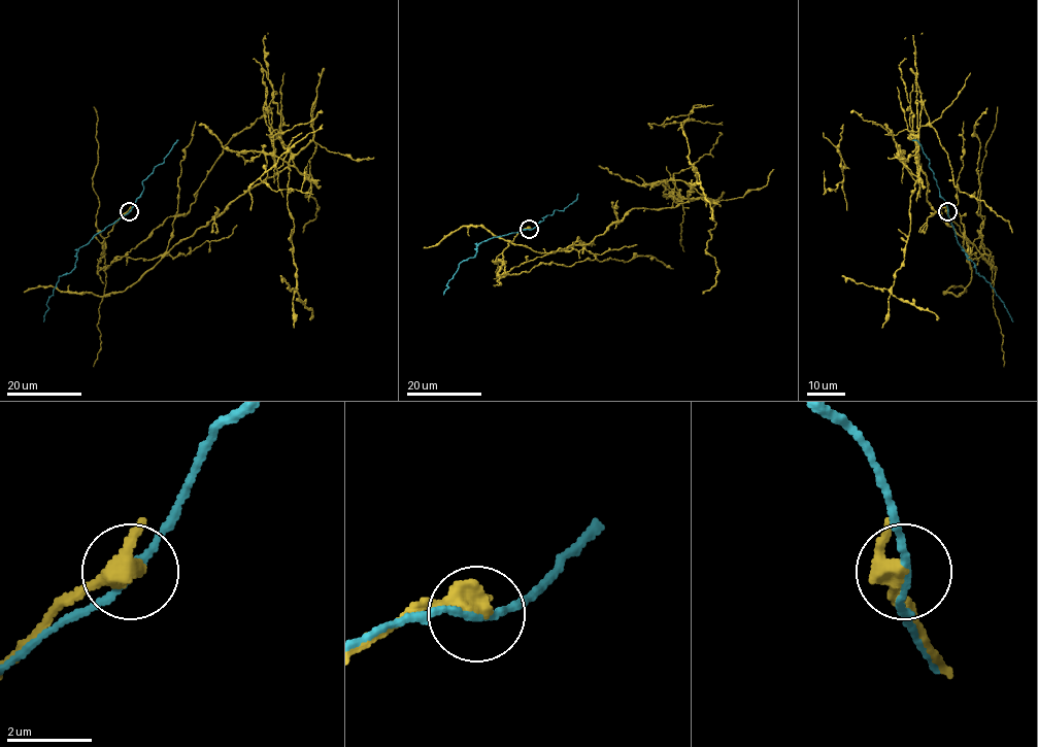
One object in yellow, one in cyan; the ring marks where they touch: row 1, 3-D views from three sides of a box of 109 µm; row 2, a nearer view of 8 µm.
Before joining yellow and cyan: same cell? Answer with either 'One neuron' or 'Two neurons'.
Two neurons

